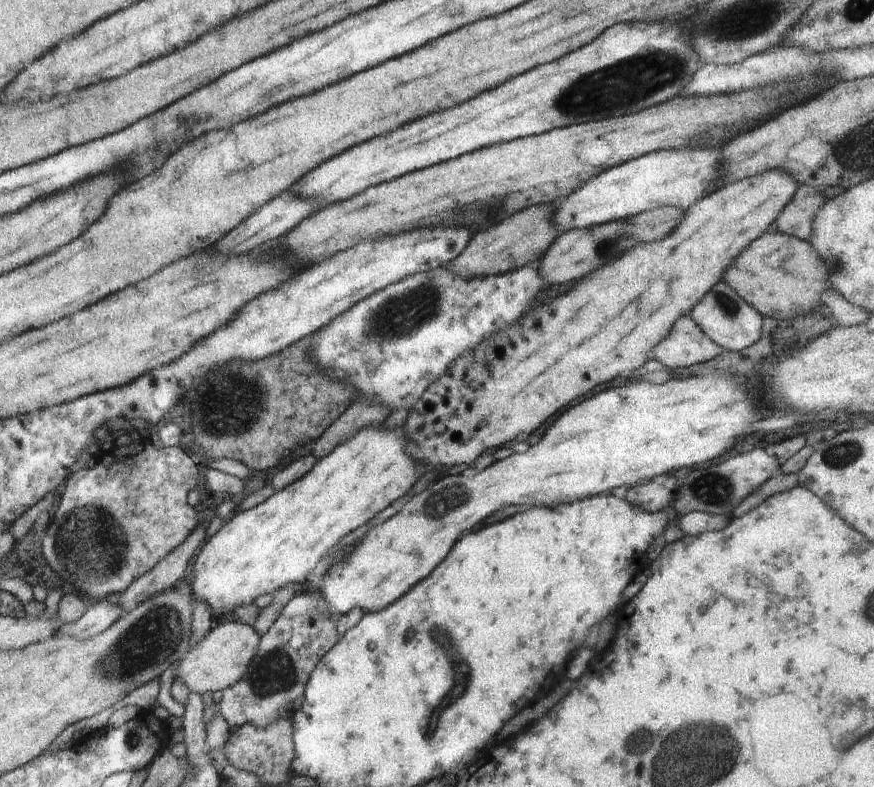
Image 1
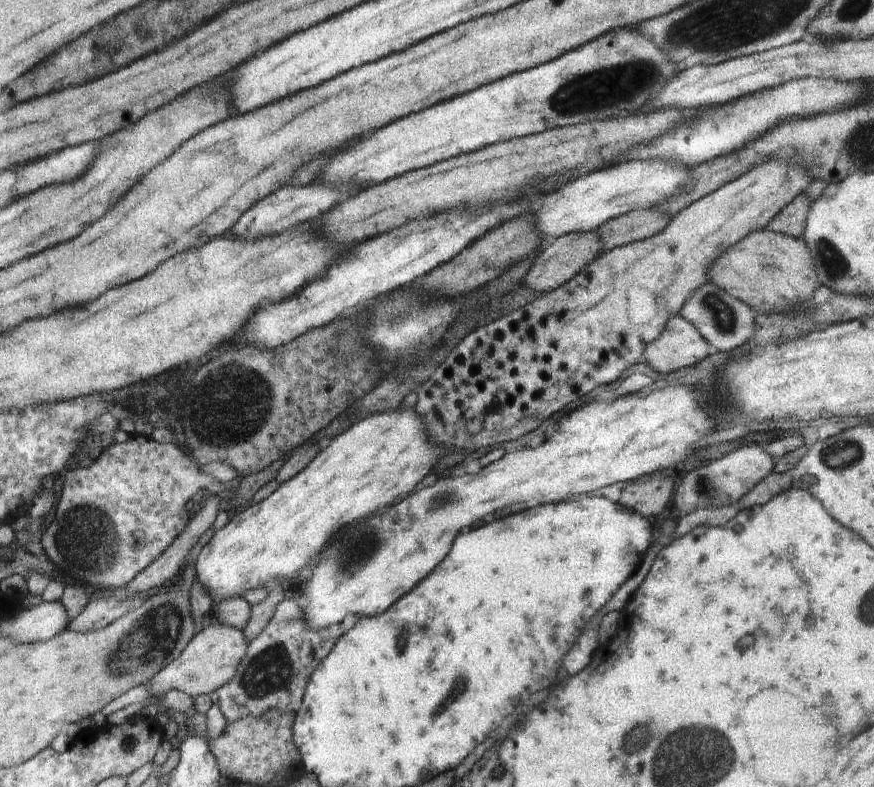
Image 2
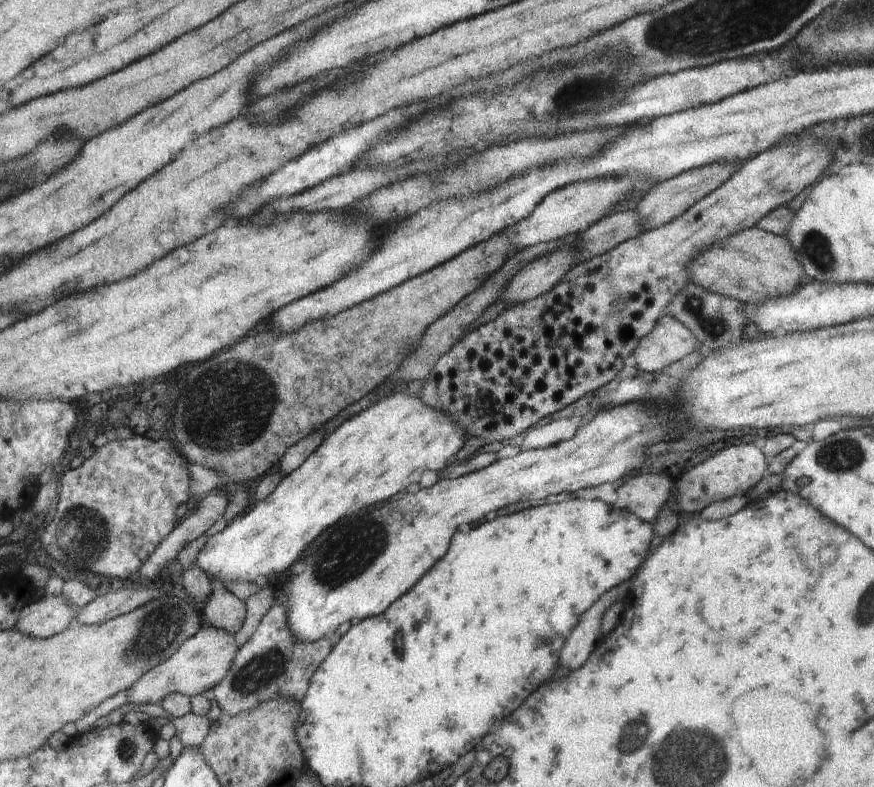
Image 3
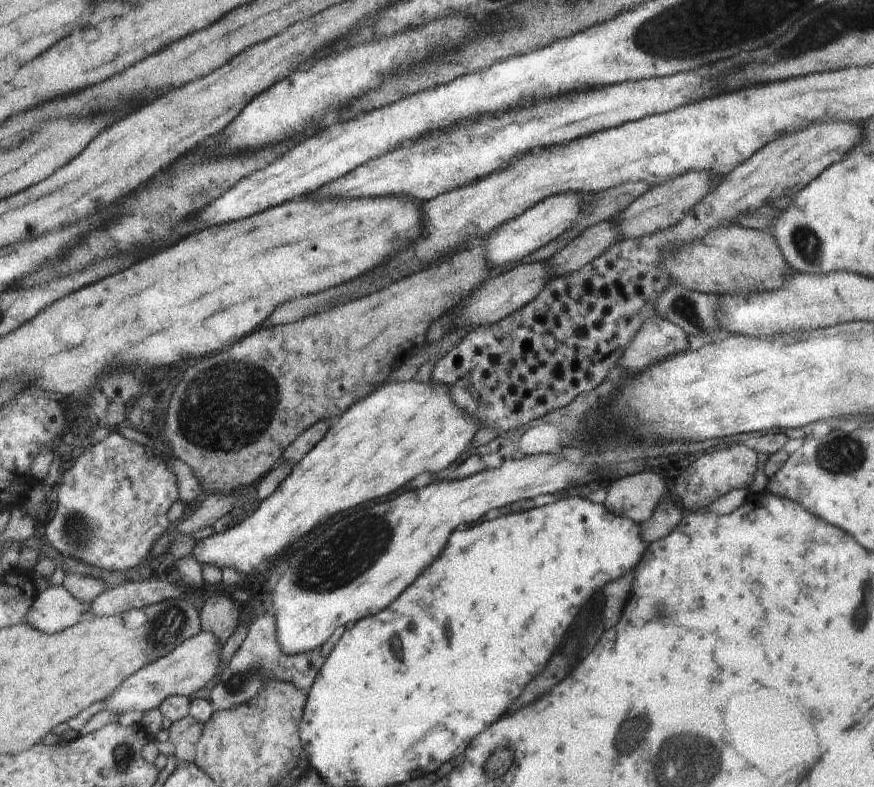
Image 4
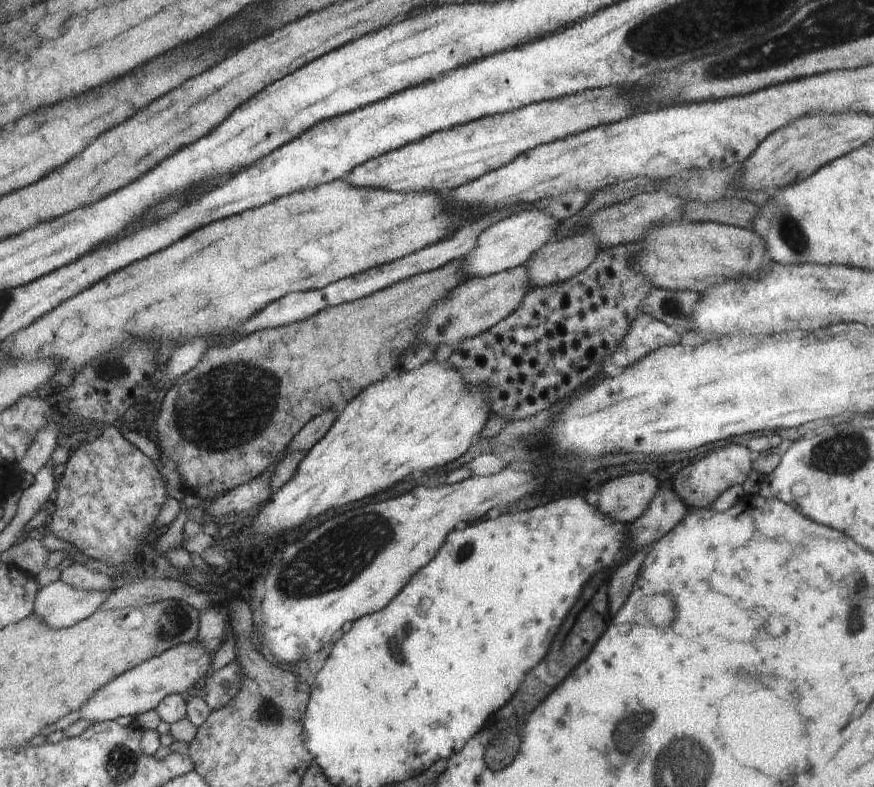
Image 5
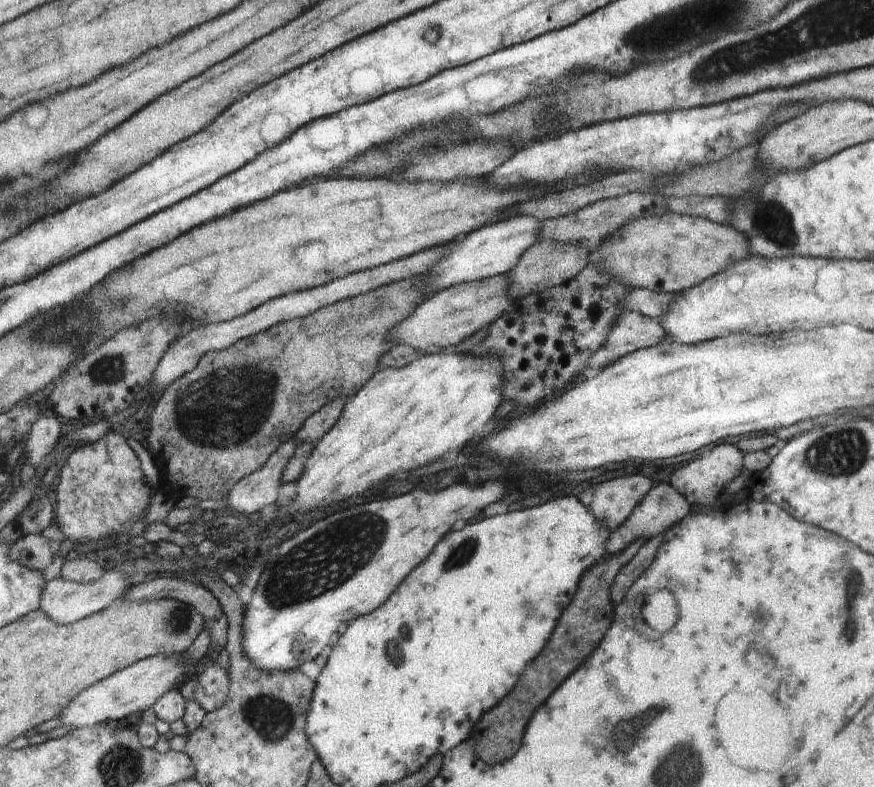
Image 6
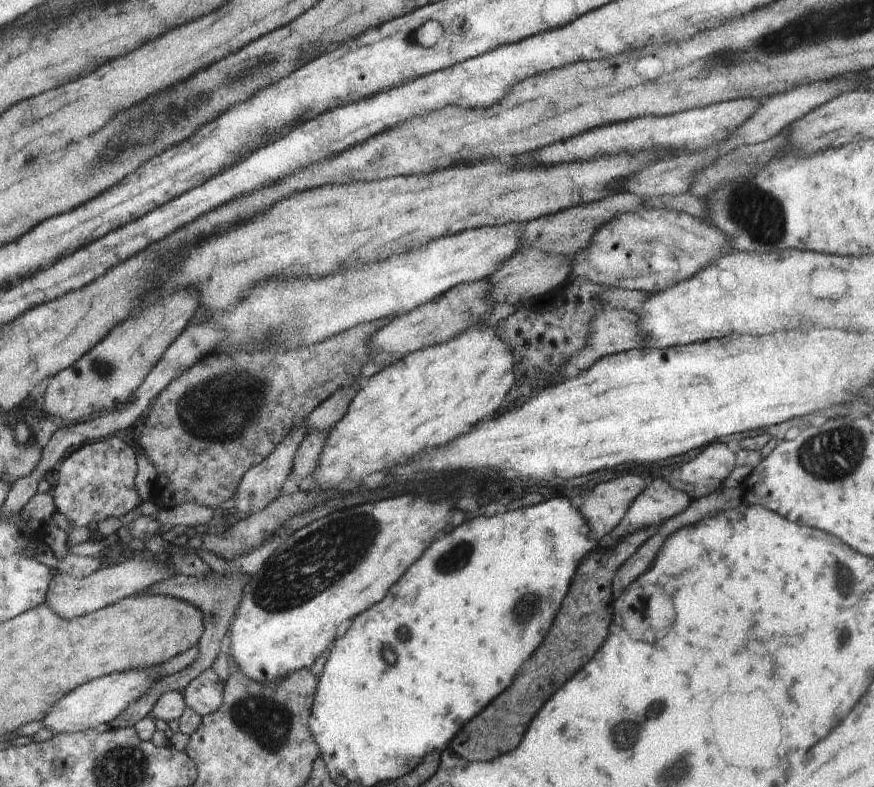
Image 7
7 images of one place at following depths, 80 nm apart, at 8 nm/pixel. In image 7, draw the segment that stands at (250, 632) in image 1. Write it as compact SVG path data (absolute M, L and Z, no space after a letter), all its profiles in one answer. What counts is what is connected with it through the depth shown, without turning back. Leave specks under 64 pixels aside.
M161 665L112 672L77 686L76 690L71 691L53 706L51 712L43 718L42 722L47 728L56 730L58 734L77 733L106 727L110 720L114 720L119 714L124 713L133 703L144 697L158 680L161 680L159 666Z

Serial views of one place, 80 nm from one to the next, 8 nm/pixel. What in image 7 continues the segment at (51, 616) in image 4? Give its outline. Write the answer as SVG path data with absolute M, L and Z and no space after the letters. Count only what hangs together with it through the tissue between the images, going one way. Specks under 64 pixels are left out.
M126 552L123 561L115 565L104 565L89 577L78 578L72 575L59 573L54 577L54 582L46 594L46 604L62 618L78 618L84 614L90 614L94 610L100 610L104 606L110 606L124 596L132 596L138 592L144 592L150 585L161 581L167 575L167 566L163 563L146 561L140 553L132 554Z

